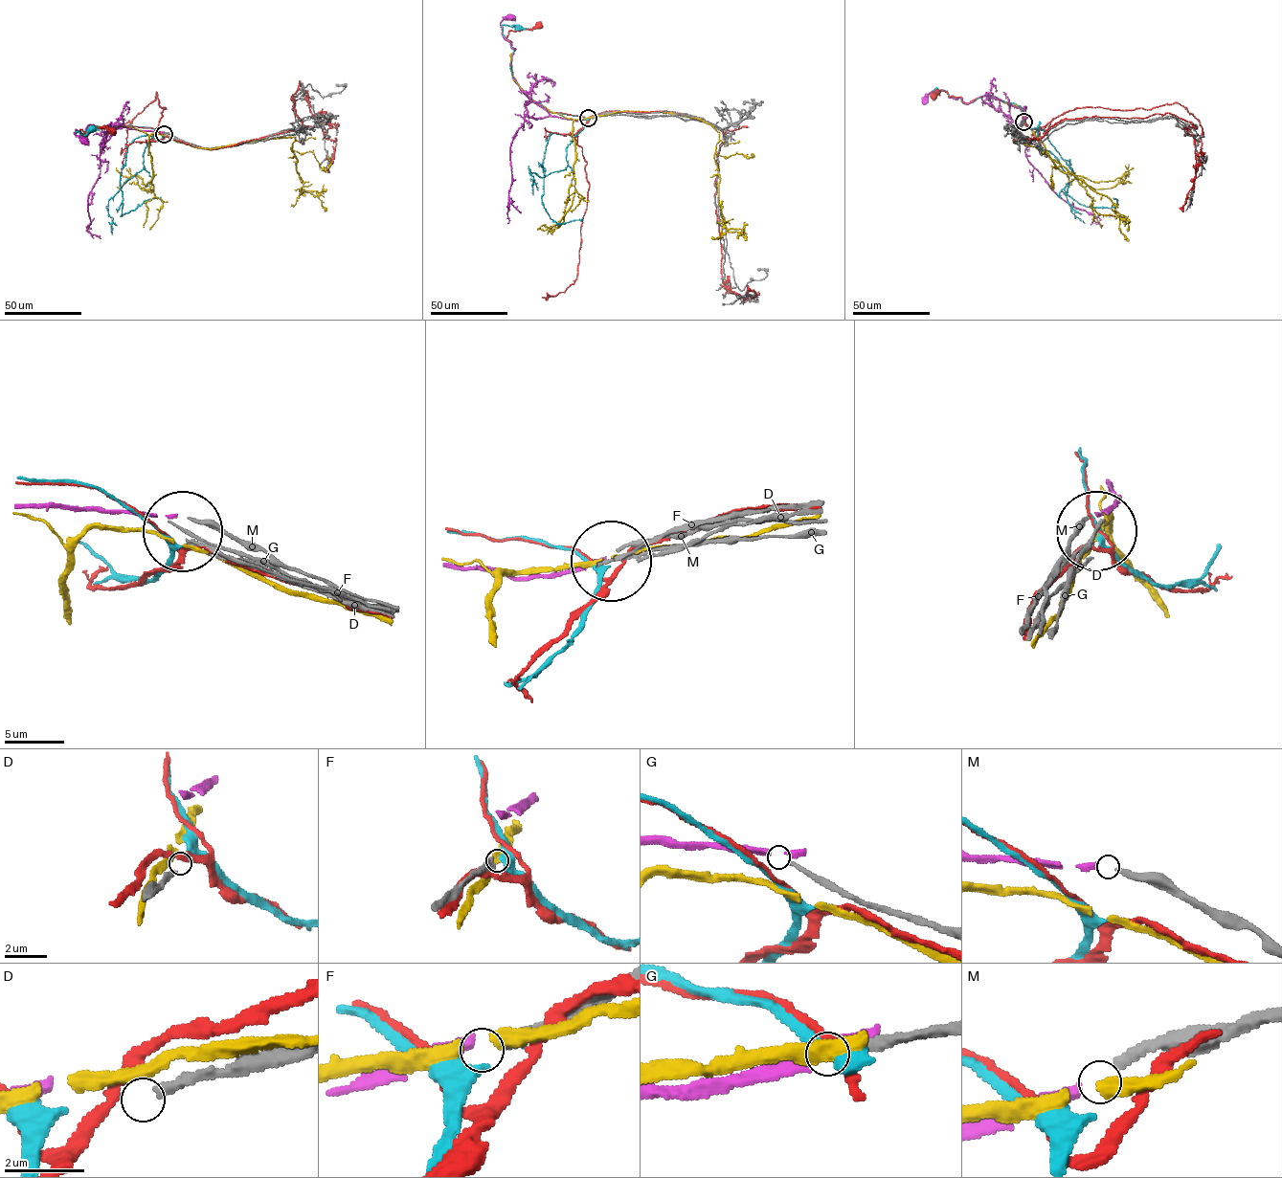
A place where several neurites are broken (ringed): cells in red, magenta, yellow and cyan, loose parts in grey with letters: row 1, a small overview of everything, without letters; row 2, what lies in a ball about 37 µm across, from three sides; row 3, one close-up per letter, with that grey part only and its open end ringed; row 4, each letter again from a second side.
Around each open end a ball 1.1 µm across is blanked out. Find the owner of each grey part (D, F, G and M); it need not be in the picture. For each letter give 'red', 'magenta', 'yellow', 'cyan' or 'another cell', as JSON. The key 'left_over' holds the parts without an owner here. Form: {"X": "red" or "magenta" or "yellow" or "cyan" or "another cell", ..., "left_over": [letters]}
{"D": "another cell", "F": "cyan", "G": "another cell", "M": "magenta", "left_over": ["D", "G"]}

